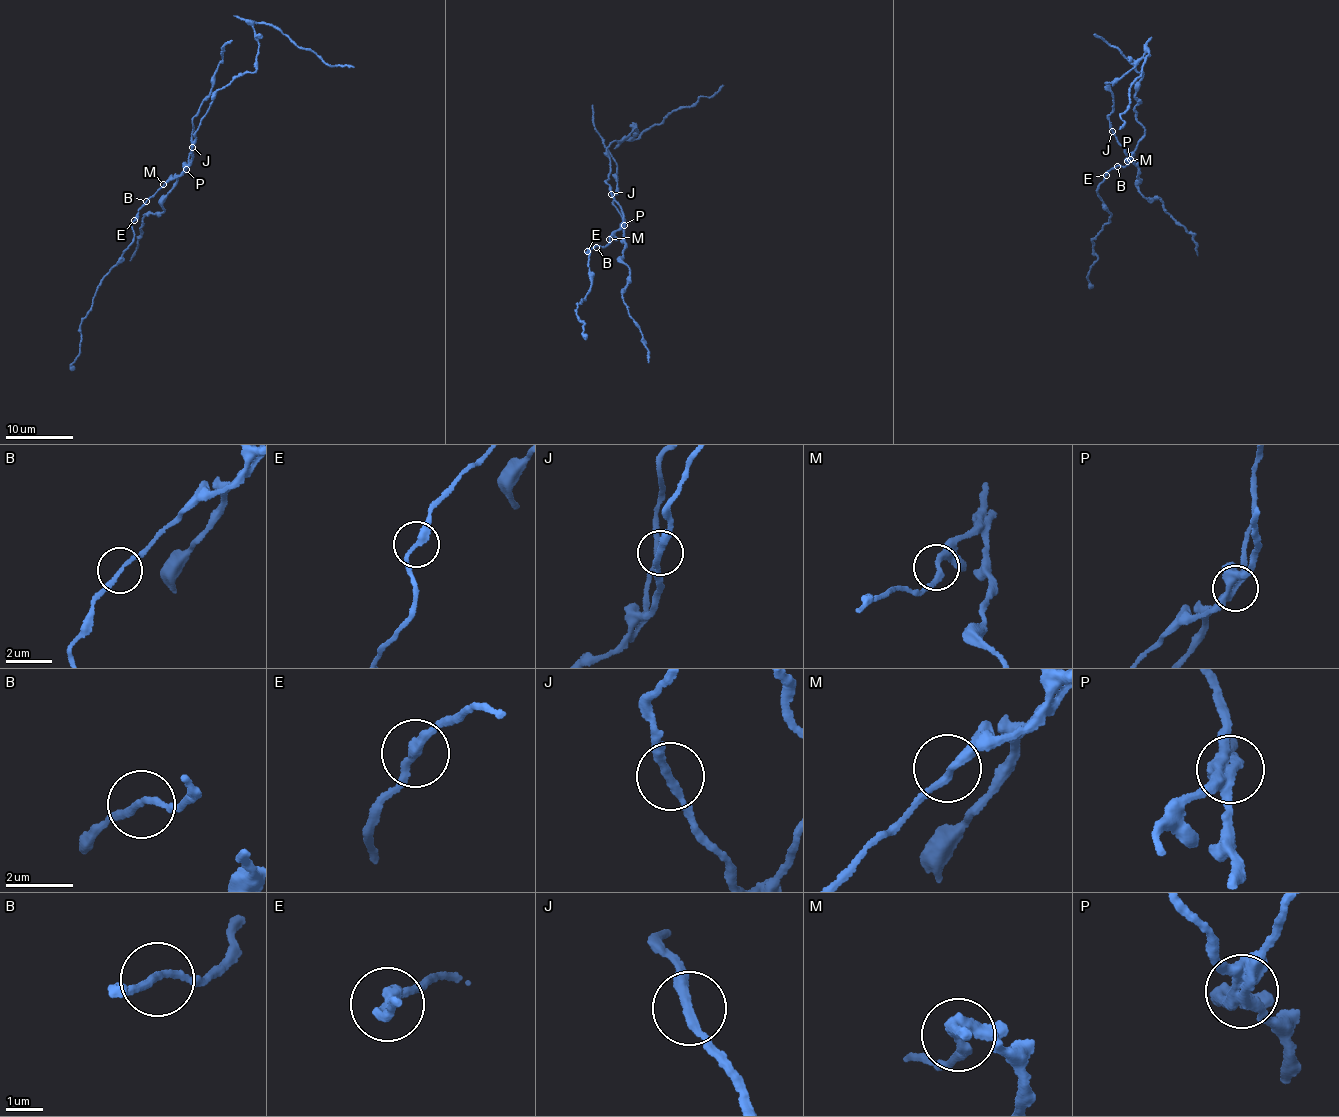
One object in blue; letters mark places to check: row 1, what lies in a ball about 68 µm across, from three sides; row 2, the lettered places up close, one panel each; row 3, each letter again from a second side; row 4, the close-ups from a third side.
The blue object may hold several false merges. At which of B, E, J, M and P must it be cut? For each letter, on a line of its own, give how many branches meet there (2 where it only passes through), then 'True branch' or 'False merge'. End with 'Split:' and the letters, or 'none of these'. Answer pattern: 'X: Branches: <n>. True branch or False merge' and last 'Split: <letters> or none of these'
B: Branches: 2. True branch
E: Branches: 2. False merge
J: Branches: 2. True branch
M: Branches: 2. True branch
P: Branches: 4. False merge
Split: E, P

